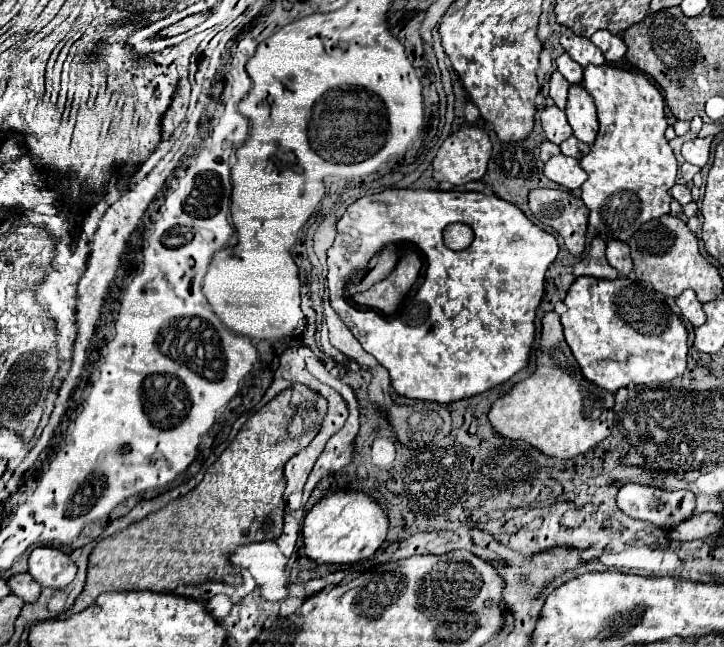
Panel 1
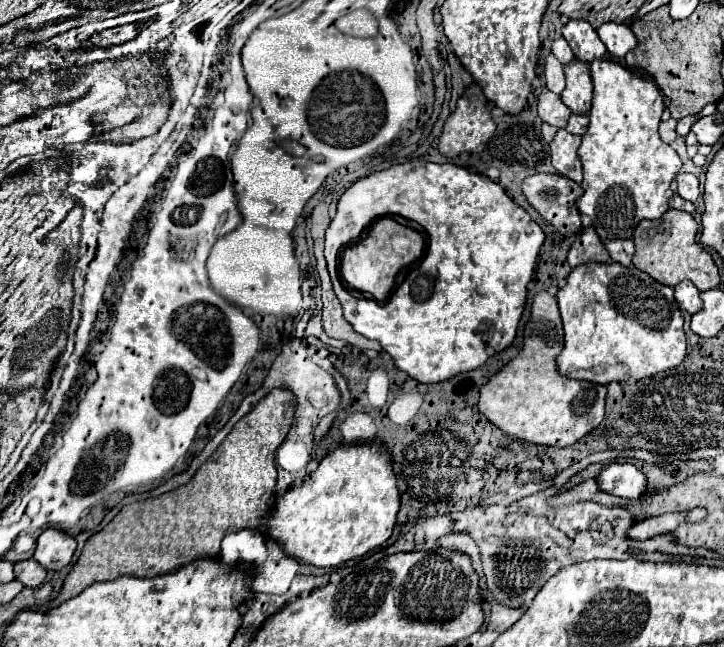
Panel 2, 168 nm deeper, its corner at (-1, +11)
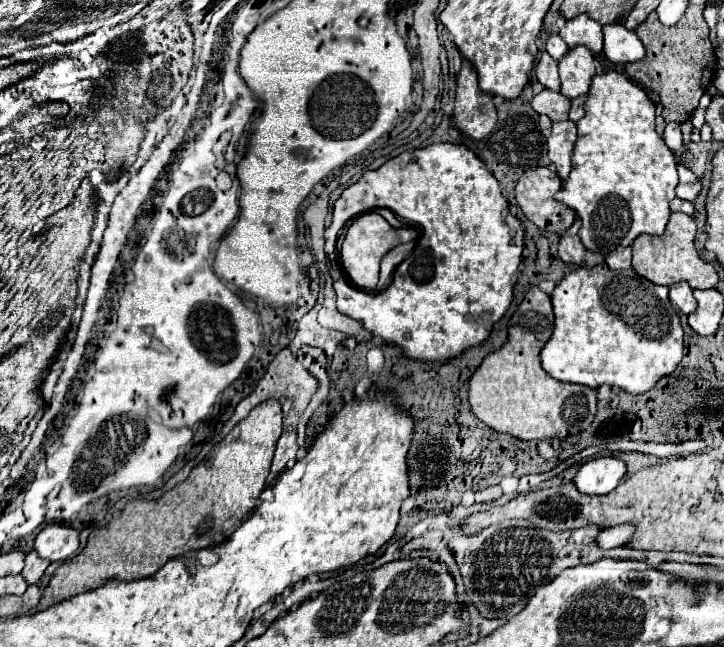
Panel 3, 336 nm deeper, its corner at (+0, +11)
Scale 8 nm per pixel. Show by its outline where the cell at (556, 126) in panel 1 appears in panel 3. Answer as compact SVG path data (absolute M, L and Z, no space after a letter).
M543 90L539 94L533 96L531 106L537 114L545 114L551 120L559 122L559 120L567 120L569 108L571 108L571 100L567 96L563 96L561 92L551 92L551 90Z

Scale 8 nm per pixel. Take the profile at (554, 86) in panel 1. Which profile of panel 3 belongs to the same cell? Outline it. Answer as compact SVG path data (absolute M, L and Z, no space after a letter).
M547 52L541 54L541 58L539 58L537 66L535 66L535 76L537 76L537 80L539 80L545 88L549 88L549 90L553 90L553 92L559 92L557 60L553 60Z

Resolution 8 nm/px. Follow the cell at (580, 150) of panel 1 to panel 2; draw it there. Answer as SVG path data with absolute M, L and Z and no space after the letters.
M572 114L566 130L568 130L570 134L574 134L574 136L584 136L584 132L588 130L588 114L582 114L582 116Z

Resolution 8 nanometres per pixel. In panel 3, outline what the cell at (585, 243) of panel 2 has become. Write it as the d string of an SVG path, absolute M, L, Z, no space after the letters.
M577 218L575 224L571 228L567 228L567 232L563 232L561 240L559 240L559 258L567 264L577 264L577 266L581 264L581 260L587 252L585 246L581 244L581 240L579 240L579 234L577 234L579 228L581 228L581 224L579 224L579 218Z

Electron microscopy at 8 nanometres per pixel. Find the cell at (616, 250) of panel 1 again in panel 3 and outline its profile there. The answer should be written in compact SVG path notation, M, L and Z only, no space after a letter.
M617 248L615 252L611 252L607 258L605 258L607 266L617 270L617 268L631 268L631 248Z

